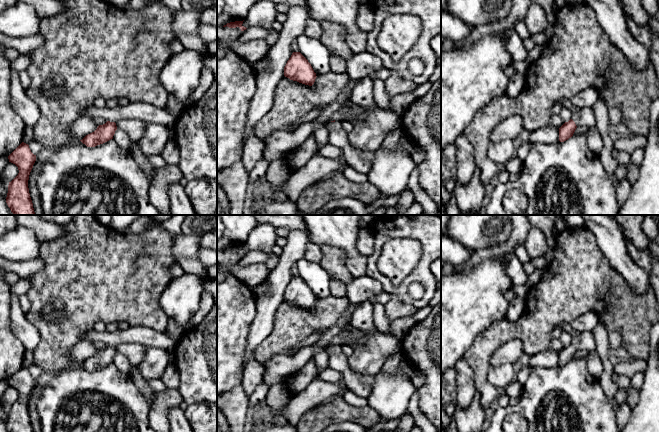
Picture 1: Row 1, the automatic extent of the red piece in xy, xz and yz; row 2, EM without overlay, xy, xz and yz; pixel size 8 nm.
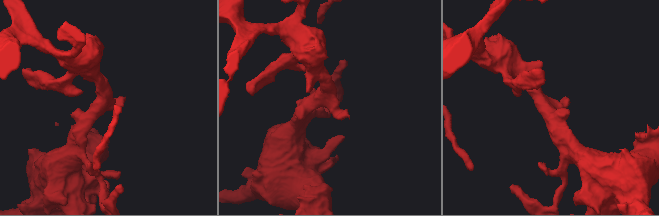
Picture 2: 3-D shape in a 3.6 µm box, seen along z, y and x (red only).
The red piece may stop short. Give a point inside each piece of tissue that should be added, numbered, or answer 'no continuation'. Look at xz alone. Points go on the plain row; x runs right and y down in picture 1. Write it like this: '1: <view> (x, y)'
1: xz (360, 384)

